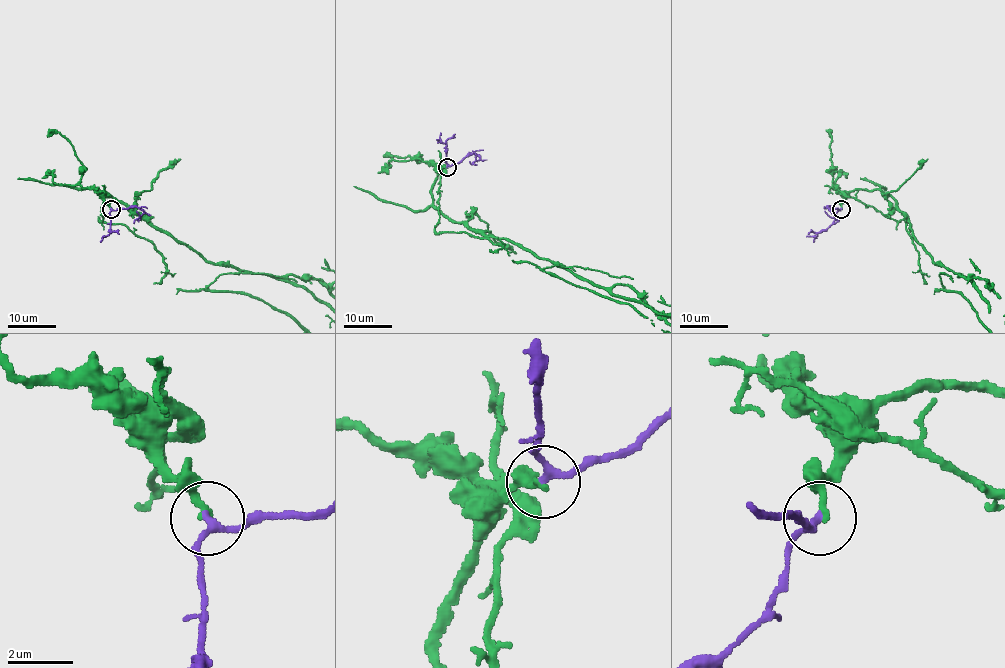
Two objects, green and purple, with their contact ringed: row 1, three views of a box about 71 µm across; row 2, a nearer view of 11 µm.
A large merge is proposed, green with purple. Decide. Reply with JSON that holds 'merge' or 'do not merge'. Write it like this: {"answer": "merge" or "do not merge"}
{"answer": "do not merge"}

